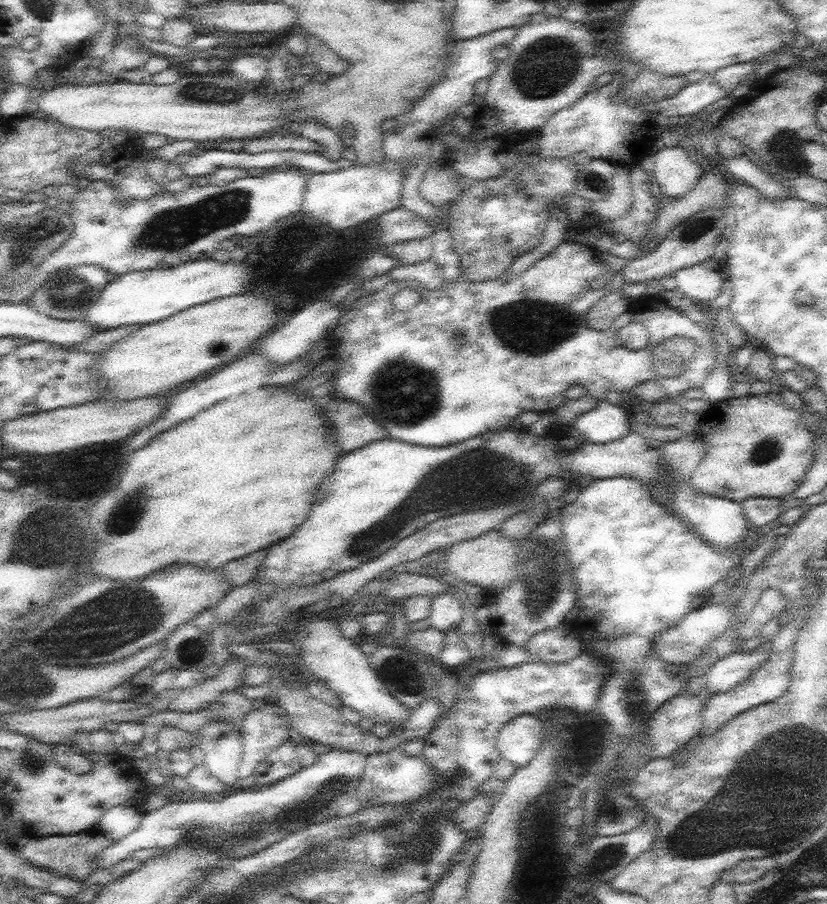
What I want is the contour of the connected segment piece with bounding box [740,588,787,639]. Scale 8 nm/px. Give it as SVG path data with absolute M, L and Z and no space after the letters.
M778 588L764 590L752 609L749 617L741 625L742 638L752 638L760 634L762 627L768 620L776 618L787 608L787 602Z

